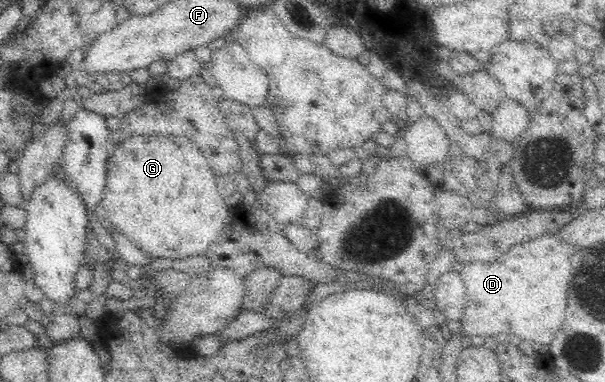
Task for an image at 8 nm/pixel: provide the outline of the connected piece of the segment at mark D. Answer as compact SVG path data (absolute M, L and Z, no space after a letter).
M559 231L524 242L513 245L507 253L493 262L470 260L458 267L457 271L463 278L467 294L467 305L463 309L463 318L459 320L461 330L458 334L461 337L485 338L506 333L511 337L518 336L521 341L537 347L537 343L551 343L553 335L561 329L563 313L567 307L567 287L572 277L570 258L577 248L574 243L563 240Z

